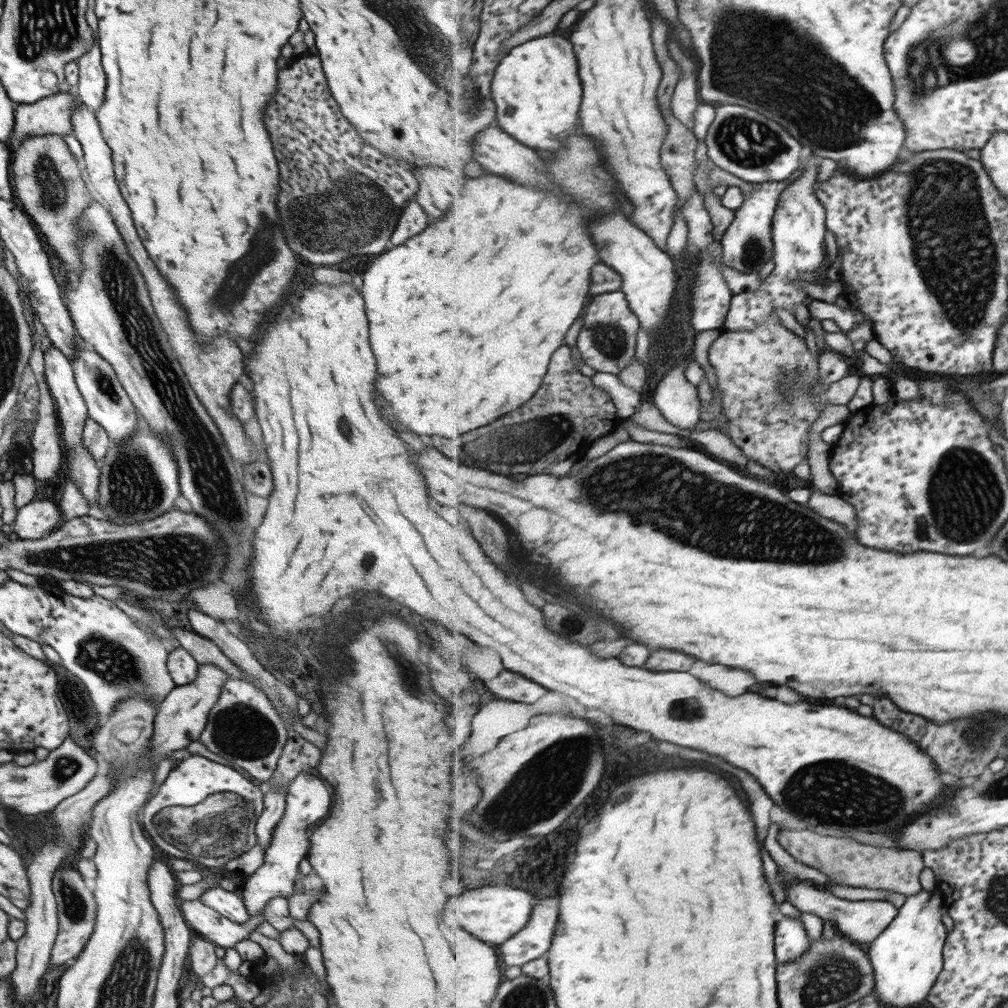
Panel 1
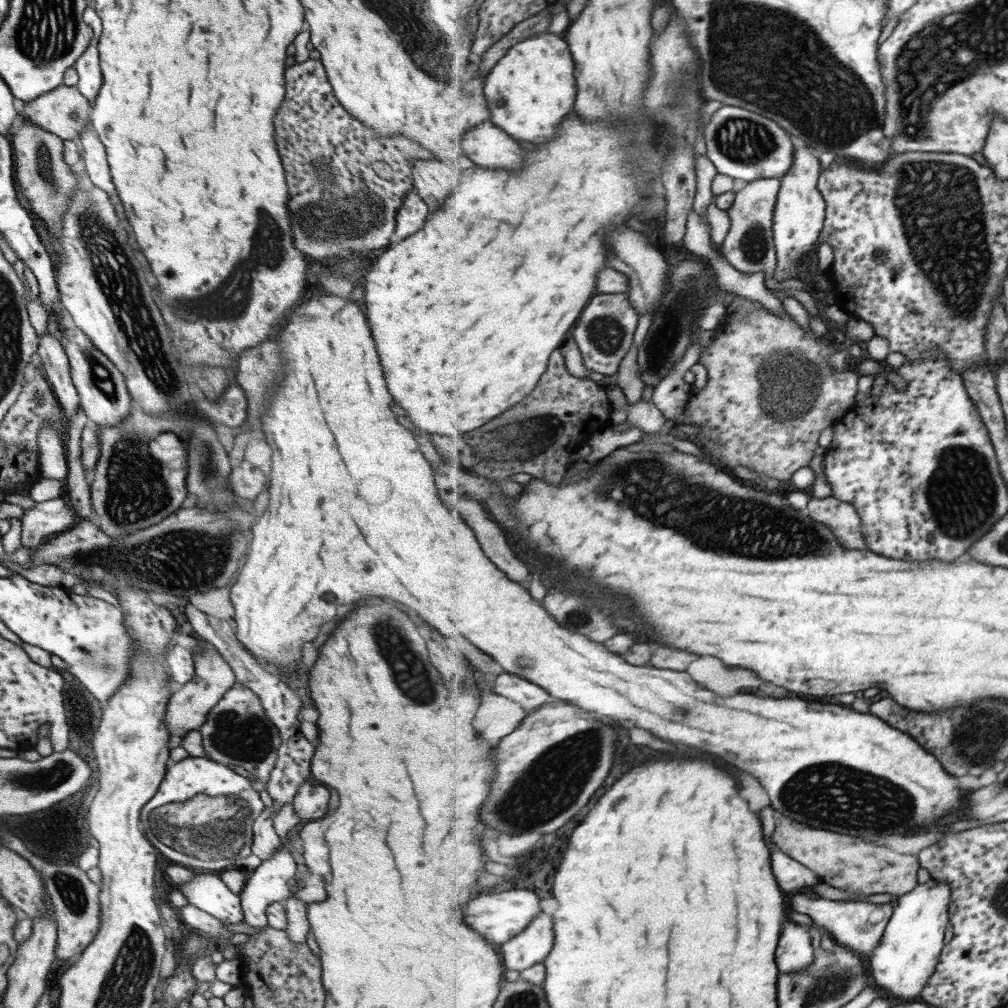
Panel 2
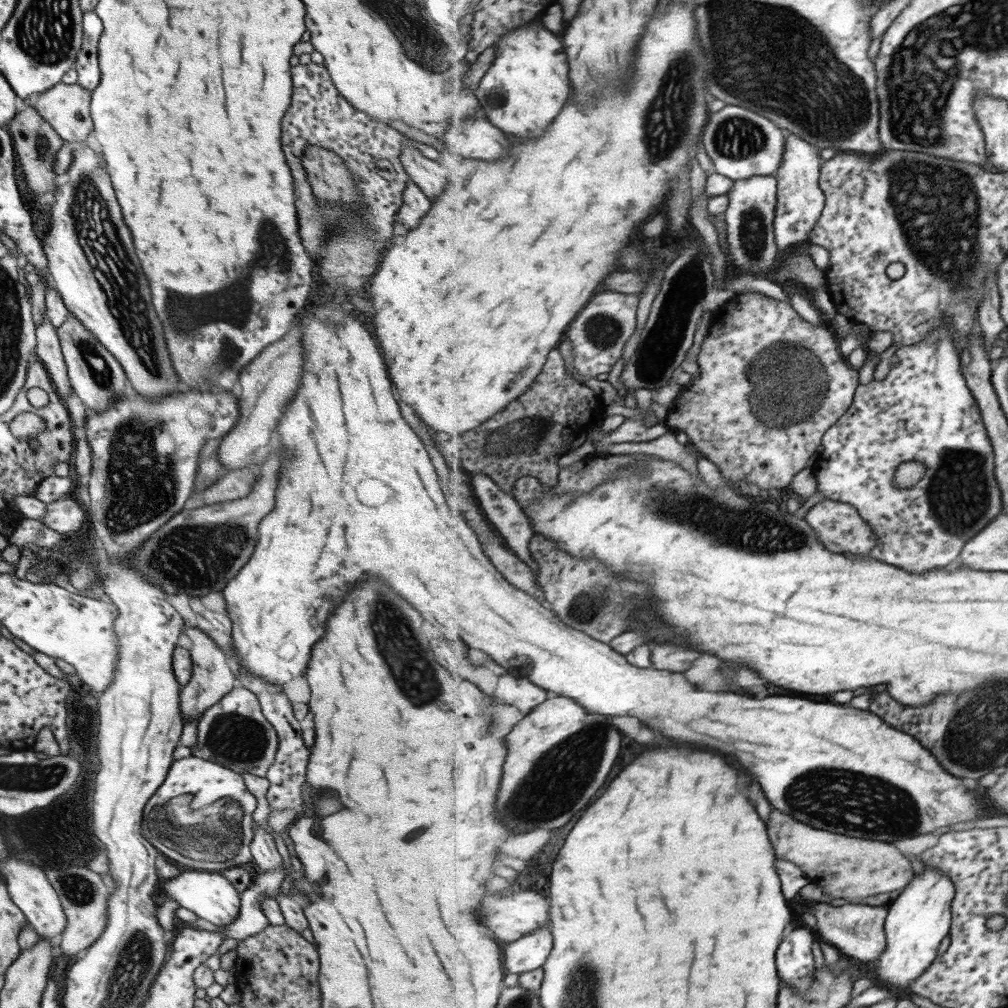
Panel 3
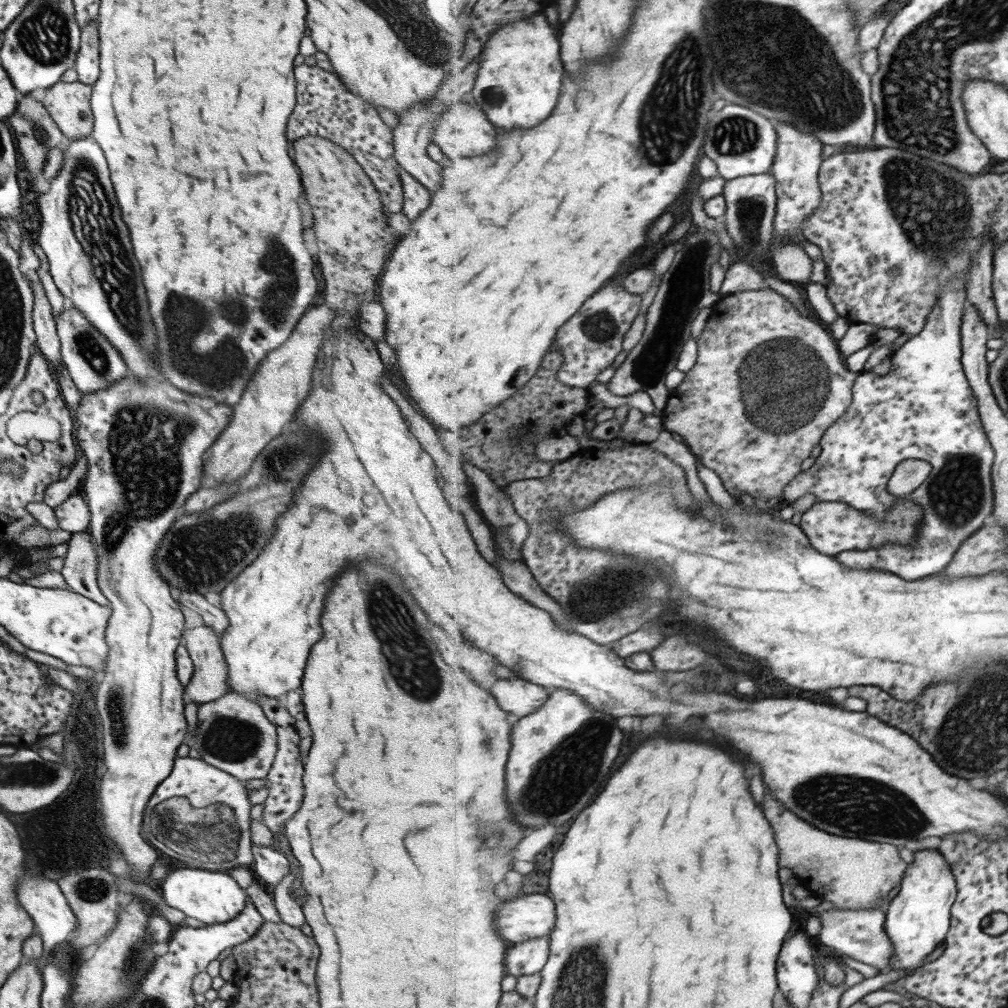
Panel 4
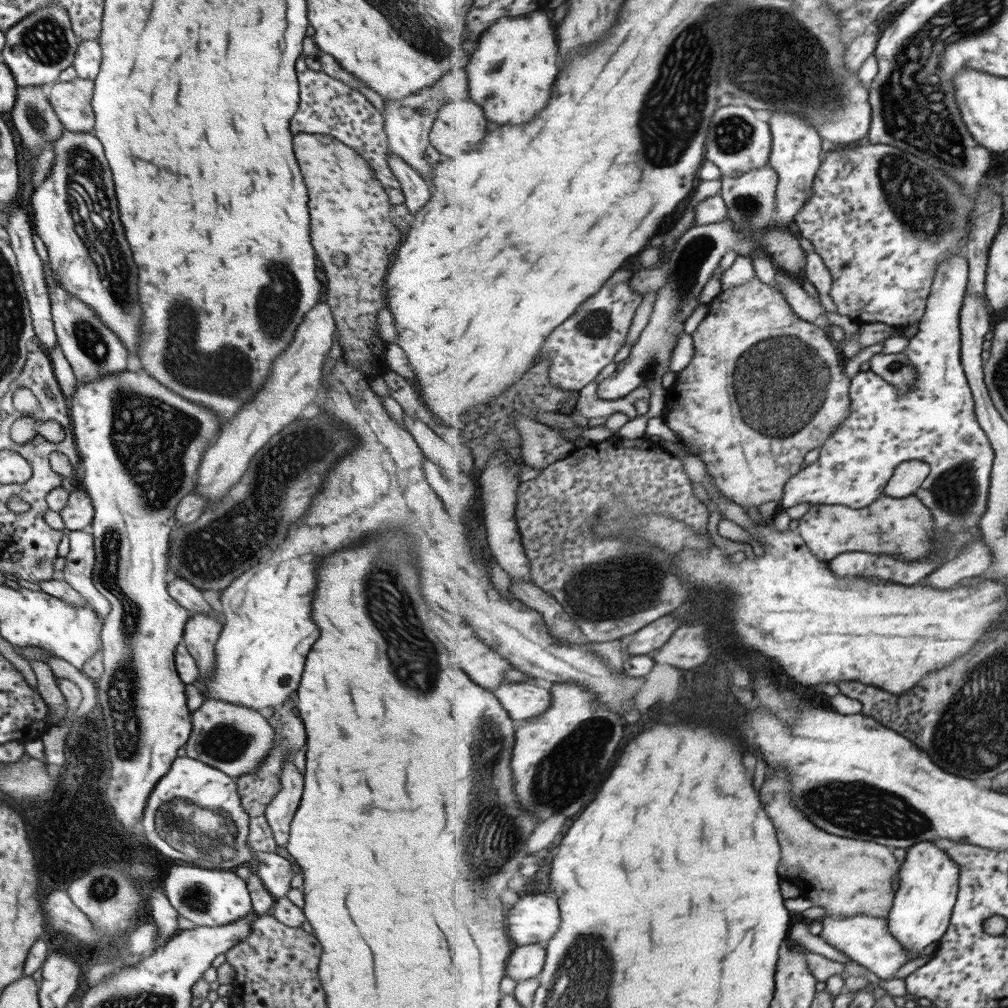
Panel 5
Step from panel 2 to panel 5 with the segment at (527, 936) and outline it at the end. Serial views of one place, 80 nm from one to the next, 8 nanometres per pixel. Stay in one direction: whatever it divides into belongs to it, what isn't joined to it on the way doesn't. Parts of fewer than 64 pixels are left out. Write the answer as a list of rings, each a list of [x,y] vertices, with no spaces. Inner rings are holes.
[[[544,944],[515,945],[515,952],[512,953],[508,966],[508,976],[516,982],[539,976],[547,955]]]

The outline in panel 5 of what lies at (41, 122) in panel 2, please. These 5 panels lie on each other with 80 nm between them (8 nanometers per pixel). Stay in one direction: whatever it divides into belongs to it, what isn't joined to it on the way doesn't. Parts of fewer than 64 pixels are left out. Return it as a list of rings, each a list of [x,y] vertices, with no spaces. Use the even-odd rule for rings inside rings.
[[[79,77],[53,83],[48,101],[63,129],[71,132],[92,132],[93,111],[90,105],[94,82]]]

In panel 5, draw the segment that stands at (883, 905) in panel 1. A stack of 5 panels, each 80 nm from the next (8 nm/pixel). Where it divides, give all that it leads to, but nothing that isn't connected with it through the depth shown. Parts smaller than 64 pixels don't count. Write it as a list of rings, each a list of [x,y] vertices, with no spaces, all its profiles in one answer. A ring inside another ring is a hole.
[[[826,914],[820,935],[831,946],[838,948],[853,961],[866,966],[870,972],[884,980],[895,978],[895,974],[912,959],[906,946],[891,934],[887,918],[875,918],[864,914],[841,917]]]

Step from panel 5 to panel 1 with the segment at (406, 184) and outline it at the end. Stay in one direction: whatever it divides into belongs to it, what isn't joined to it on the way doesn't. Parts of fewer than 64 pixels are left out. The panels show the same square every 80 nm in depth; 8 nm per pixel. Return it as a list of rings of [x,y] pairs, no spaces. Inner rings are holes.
[[[414,199],[407,201],[401,209],[401,214],[397,219],[397,224],[390,236],[391,244],[397,246],[405,242],[407,238],[419,234],[427,226],[427,216],[423,212],[422,206]]]

